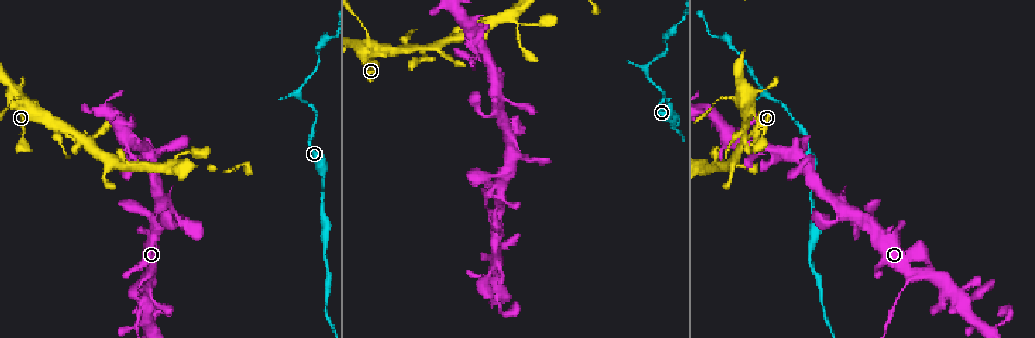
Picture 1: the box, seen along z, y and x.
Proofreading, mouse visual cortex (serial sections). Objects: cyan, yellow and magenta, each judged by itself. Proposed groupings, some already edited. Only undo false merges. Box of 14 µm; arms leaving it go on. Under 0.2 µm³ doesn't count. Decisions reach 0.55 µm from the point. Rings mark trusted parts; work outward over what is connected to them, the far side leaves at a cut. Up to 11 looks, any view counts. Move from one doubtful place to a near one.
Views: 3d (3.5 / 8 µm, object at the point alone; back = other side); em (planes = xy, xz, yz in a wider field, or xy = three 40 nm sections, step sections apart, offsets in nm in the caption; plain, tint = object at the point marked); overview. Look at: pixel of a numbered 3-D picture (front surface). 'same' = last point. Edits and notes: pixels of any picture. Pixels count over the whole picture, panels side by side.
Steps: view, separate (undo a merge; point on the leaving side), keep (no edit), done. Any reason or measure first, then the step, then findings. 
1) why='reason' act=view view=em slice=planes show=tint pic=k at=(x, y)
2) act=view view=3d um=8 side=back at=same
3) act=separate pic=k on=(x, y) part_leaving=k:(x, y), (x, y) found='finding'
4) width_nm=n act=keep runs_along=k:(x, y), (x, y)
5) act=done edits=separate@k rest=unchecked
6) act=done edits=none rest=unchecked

why='thick turns thin' act=view view=3d um=3.5 pic=1 at=(324, 181)

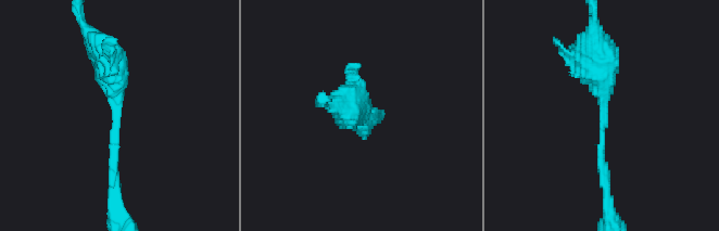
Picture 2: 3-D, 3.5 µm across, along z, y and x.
act=view view=em slice=xy step=3 show=tint pic=2 at=(603, 107)

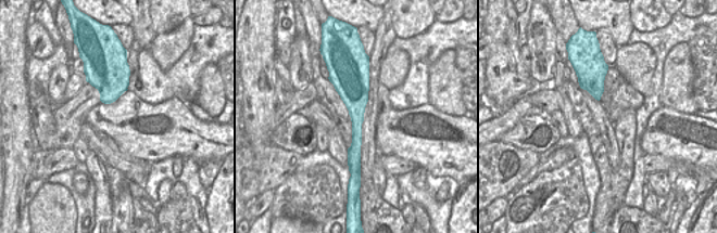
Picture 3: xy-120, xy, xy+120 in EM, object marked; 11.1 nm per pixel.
arm_widths_nm=150,500 act=keep runs_along=3:(350, 70), (356, 106), (357, 164) found='all the same cell'

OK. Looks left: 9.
why='sudden change in width' act=view view=3d um=3.5 pic=1 at=(326, 256)

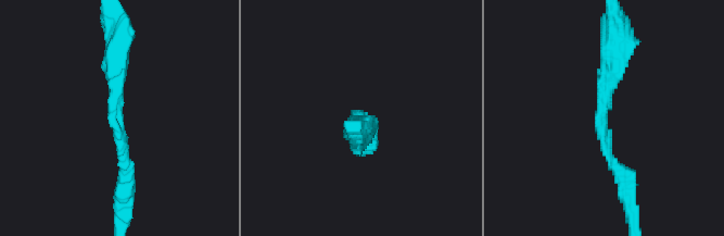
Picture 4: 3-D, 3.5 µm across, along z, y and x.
why='now the EM' act=view view=em slice=xy step=1 show=tint pic=4 at=(117, 119)

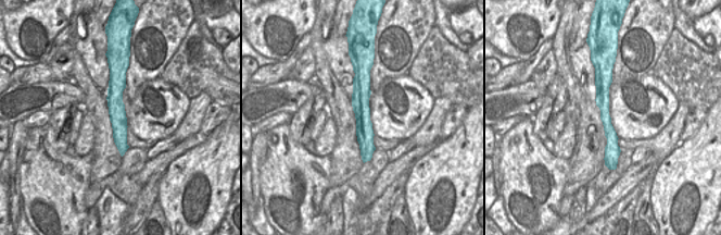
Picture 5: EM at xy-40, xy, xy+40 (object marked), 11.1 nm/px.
width_nm=200 act=keep runs_along=5:(599, 67), (612, 161) found='continuous, no second cell'

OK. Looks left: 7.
why='calibre changes' act=view view=3d um=3.5 pic=1 at=(479, 37)

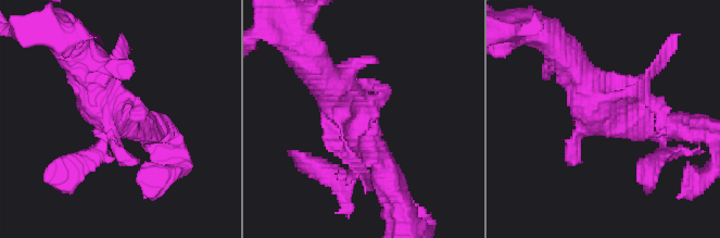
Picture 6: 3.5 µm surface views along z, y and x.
act=keep runs_along=6:(391, 185), (361, 121), (330, 87) found='one cell here'

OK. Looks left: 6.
why='calibre changes' act=view view=3d um=3.5 pic=1 at=(19, 99)

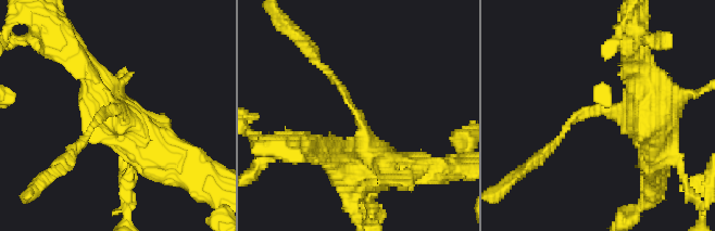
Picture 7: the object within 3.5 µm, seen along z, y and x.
arm_widths_nm=100,500 act=view view=em slice=xy step=5 show=tint pic=7 at=(613, 112)

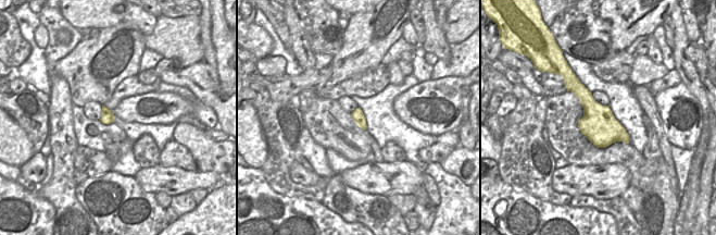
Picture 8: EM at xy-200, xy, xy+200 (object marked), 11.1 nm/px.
act=keep runs_along=7:(381, 175), (331, 75) found='all the same cell'

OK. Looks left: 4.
act=done edits=none rest=unchecked

